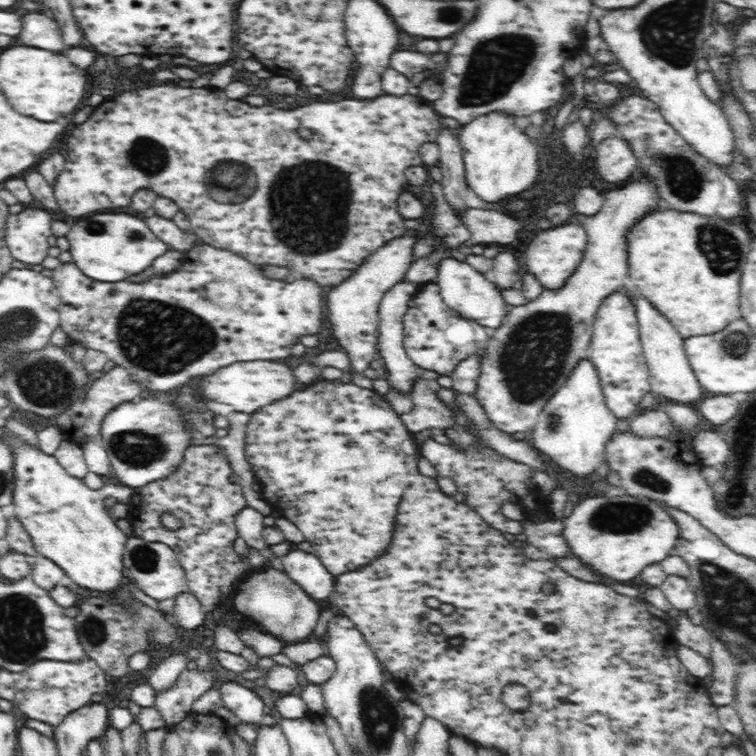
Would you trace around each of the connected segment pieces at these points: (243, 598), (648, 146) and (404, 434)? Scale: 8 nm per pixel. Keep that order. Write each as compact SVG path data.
M268 567L250 572L236 588L232 598L234 610L248 618L258 628L262 628L286 645L300 644L312 638L312 634L321 617L320 600L307 596L302 588L295 584L285 570Z
M628 96L608 114L618 124L618 136L628 141L644 174L652 176L658 186L660 198L668 202L665 208L679 212L694 212L702 216L736 218L744 210L746 198L742 197L738 181L723 174L719 166L710 164L666 122L658 105L647 98Z
M322 379L312 383L306 390L296 390L294 394L290 394L284 400L278 400L270 406L263 406L258 412L252 413L251 420L247 424L247 433L245 438L245 453L248 463L252 466L256 478L262 484L262 494L264 498L274 506L274 510L282 510L282 514L294 522L300 532L306 536L306 540L312 544L314 554L318 554L318 558L322 561L323 566L327 568L331 574L335 576L342 575L344 572L354 571L354 568L364 567L370 563L370 560L381 556L382 552L388 548L390 540L392 540L392 530L394 530L394 516L402 498L402 492L408 484L412 484L416 480L416 476L421 478L418 472L418 459L421 457L419 450L416 450L414 438L402 422L400 416L392 408L392 405L373 389L358 388L351 382L343 379L338 381L329 381Z

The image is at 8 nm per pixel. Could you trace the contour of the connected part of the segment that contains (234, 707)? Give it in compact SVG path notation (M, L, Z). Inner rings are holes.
M228 682L218 690L222 695L222 706L234 712L241 722L258 725L267 713L262 699L246 686Z

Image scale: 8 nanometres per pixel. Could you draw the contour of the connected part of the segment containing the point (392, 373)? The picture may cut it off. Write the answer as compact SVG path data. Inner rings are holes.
M410 281L396 283L382 297L379 304L379 337L377 340L378 356L384 360L385 369L387 370L386 380L390 389L394 389L400 395L410 397L413 392L414 380L431 379L435 380L439 374L434 371L426 371L414 364L414 361L408 356L404 348L403 339L403 316L411 305L412 298L418 293L419 287Z

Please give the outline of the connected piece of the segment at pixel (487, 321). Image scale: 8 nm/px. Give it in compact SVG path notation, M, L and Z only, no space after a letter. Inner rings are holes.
M454 257L442 258L437 268L437 281L444 302L464 318L476 321L482 326L498 328L509 313L507 303L502 298L500 288L488 281L483 274L477 272L466 261Z

